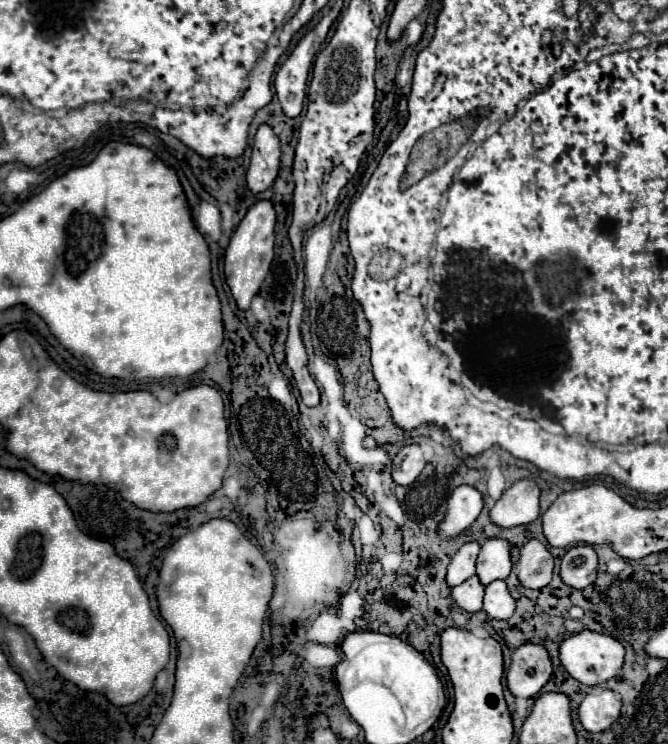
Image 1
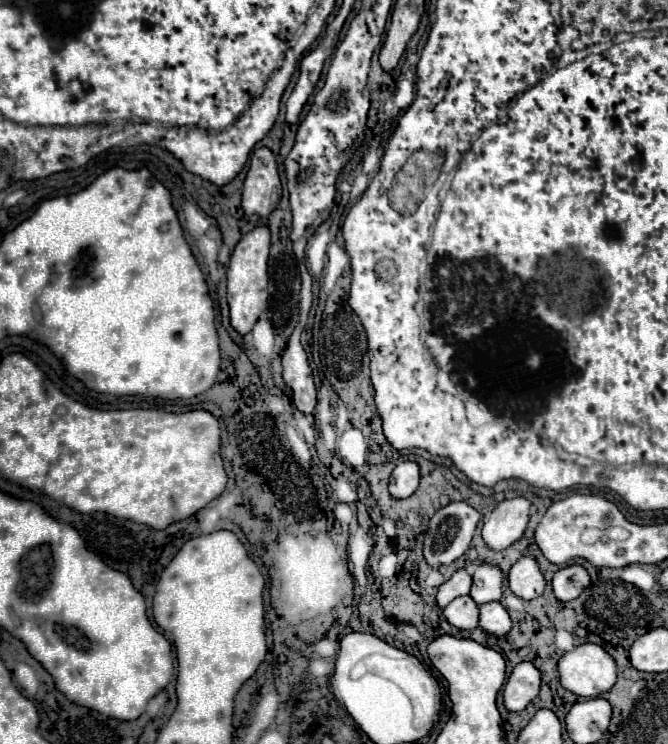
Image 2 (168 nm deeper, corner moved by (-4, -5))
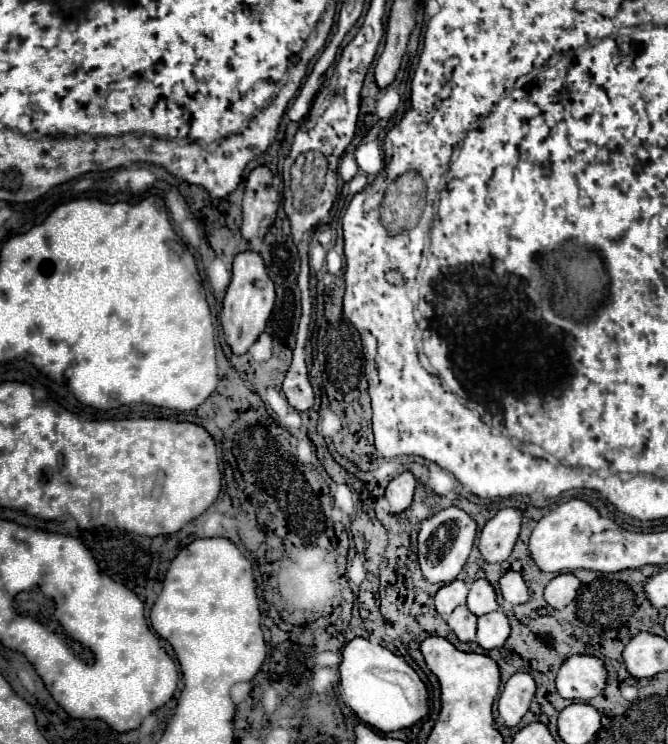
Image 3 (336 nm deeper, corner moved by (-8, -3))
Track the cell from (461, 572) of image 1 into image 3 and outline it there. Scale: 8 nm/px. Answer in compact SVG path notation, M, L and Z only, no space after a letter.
M454 580L450 584L444 584L436 594L436 610L446 616L450 614L458 604L466 604L468 586L462 580Z

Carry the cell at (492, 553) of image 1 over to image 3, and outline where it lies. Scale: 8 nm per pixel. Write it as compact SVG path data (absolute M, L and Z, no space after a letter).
M478 578L470 584L468 592L468 608L472 614L482 616L486 612L498 610L498 600L496 600L496 590L486 578Z

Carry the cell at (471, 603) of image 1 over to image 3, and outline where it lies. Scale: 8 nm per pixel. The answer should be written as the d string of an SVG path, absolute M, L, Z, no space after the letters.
M466 604L456 606L452 610L452 614L446 616L448 626L456 632L458 640L462 640L462 642L472 642L474 640L474 636L476 636L476 620L478 618L468 610Z

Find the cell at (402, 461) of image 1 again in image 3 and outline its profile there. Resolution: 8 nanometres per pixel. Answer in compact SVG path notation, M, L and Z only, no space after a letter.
M404 470L402 474L398 474L386 488L386 500L390 504L390 512L398 514L406 510L412 504L414 488L416 488L416 478L410 470Z

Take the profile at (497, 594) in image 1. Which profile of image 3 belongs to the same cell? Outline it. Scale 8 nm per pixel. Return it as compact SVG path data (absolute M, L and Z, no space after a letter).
M502 610L484 614L478 618L478 632L476 632L476 642L484 650L500 648L506 638L510 636L510 620Z

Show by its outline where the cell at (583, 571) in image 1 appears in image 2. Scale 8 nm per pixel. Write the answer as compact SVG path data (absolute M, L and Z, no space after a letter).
M566 566L558 570L552 578L552 592L556 600L570 602L580 596L580 592L590 584L590 576L582 566Z

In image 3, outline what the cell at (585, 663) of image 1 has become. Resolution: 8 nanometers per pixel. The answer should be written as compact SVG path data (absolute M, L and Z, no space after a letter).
M590 654L570 656L558 670L556 690L568 700L590 700L598 696L608 682L608 670L602 658Z

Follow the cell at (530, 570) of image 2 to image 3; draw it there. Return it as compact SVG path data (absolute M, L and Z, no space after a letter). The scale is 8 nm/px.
M514 570L506 572L500 578L500 590L502 590L502 598L510 604L524 604L530 600L530 590L522 572L514 572Z

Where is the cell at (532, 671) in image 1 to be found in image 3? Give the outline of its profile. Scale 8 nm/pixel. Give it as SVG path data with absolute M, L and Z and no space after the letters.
M516 672L500 692L498 712L506 726L516 726L522 716L528 712L528 706L534 698L536 682L530 672Z

